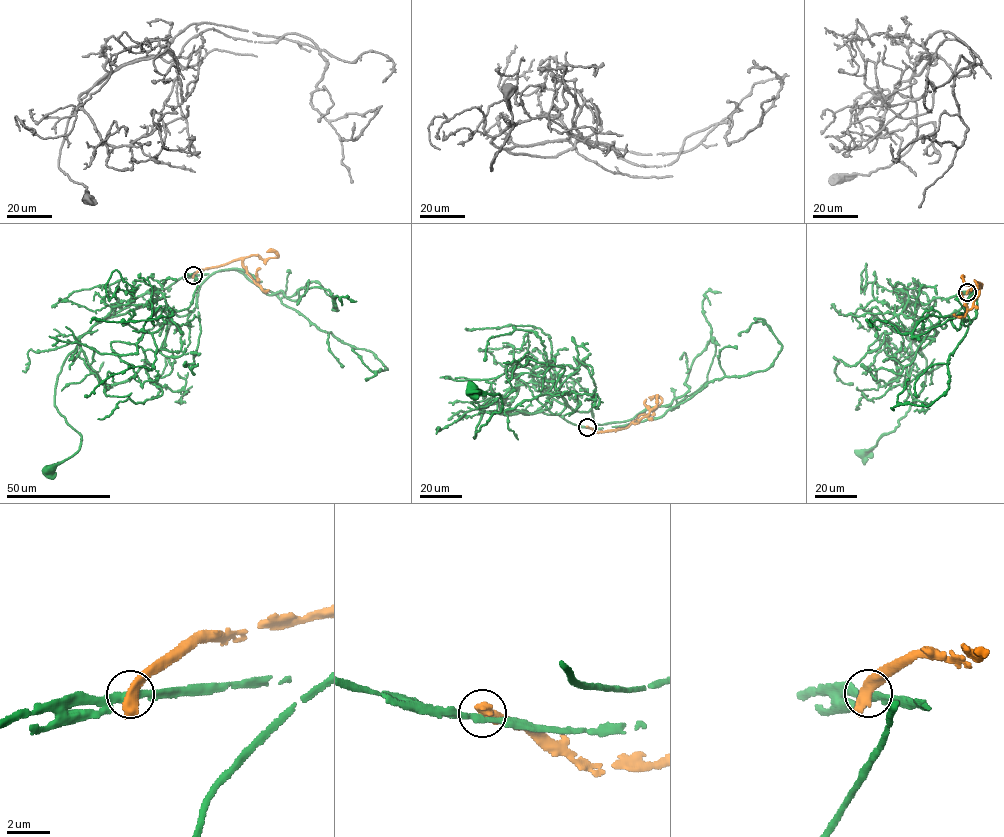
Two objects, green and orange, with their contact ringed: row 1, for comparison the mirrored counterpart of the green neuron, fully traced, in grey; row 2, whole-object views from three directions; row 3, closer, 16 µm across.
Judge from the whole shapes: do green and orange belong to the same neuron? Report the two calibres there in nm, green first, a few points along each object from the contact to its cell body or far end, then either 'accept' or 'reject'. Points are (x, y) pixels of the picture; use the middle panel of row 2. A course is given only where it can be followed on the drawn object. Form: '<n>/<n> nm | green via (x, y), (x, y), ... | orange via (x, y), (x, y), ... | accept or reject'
280/650 nm | green via (586, 427), (538, 410), (481, 412), (475, 438), (503, 406), (498, 393), (473, 389) | orange via (587, 427), (598, 432), (624, 428), (640, 415), (652, 414), (661, 402), (660, 398), (648, 397) | reject

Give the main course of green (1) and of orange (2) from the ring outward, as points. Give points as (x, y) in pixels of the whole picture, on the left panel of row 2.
1: (192, 275), (138, 295), (80, 338), (58, 377), (54, 403), (82, 439), (78, 450), (50, 469)
2: (193, 275), (200, 270), (253, 255), (267, 260), (278, 256), (274, 252), (266, 252)

